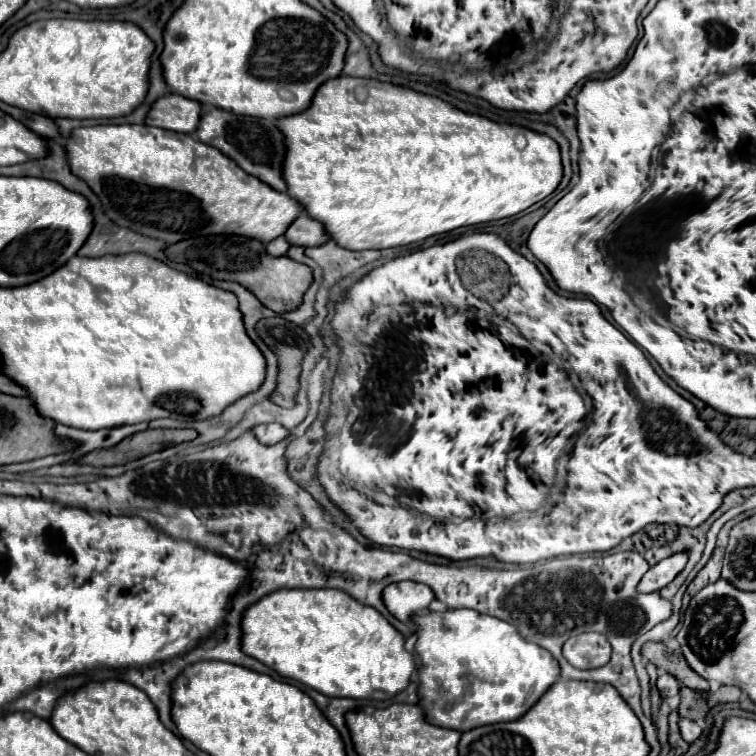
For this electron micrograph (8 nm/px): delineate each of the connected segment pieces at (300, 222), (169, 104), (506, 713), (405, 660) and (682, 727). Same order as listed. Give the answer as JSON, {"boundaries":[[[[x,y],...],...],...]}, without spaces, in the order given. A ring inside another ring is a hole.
{"boundaries":[[[[301,213],[295,219],[295,223],[289,225],[289,231],[285,231],[283,237],[291,245],[301,245],[301,247],[315,247],[315,245],[329,241],[323,225],[311,217],[307,217],[307,213]]],[[[171,93],[167,97],[159,97],[147,117],[145,123],[169,131],[179,131],[179,133],[195,133],[197,123],[201,115],[201,105],[193,99],[185,99],[177,93]]],[[[447,609],[417,613],[413,623],[417,625],[415,653],[419,657],[419,707],[425,711],[425,721],[431,725],[463,733],[489,723],[515,721],[525,711],[529,711],[559,677],[559,663],[549,655],[549,651],[543,651],[539,645],[525,641],[507,621],[481,615],[473,609]]],[[[283,587],[283,591],[273,591],[273,595],[265,595],[265,599],[253,603],[253,607],[247,607],[245,617],[241,617],[241,649],[249,657],[275,669],[279,675],[295,679],[295,681],[299,681],[299,683],[303,683],[303,685],[307,685],[307,687],[311,687],[323,695],[329,695],[329,697],[391,699],[393,695],[397,695],[399,691],[403,691],[407,687],[411,675],[415,673],[415,661],[413,661],[411,653],[407,653],[403,647],[403,635],[397,629],[393,629],[389,625],[389,621],[379,611],[373,611],[373,607],[365,607],[357,599],[353,599],[351,595],[345,595],[345,591],[333,591],[333,589],[287,589],[287,587]]],[[[679,719],[679,731],[681,731],[681,737],[685,741],[693,741],[693,739],[697,739],[701,735],[701,729],[691,719]]]]}

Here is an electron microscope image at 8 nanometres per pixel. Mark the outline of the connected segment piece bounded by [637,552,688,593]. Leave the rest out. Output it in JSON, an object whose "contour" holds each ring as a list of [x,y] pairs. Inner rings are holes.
{"contour":[[[685,552],[674,554],[653,567],[643,576],[643,581],[637,585],[639,593],[653,593],[663,589],[679,571],[681,567],[685,567],[688,561],[688,555]]]}

